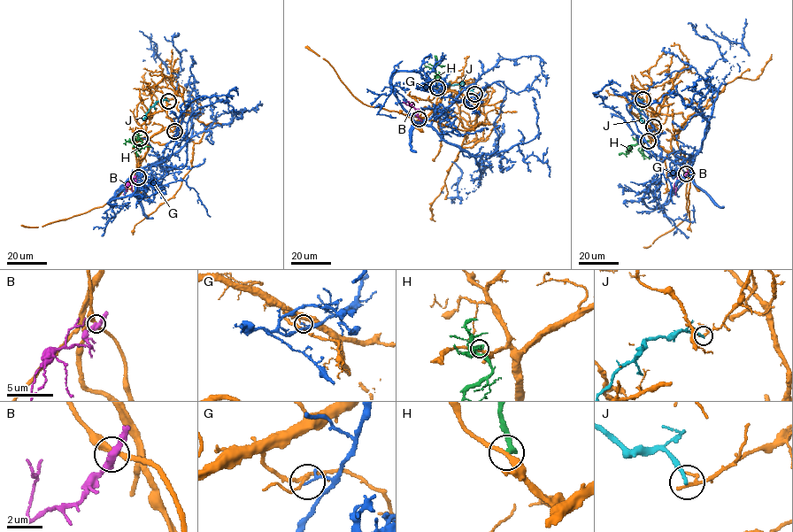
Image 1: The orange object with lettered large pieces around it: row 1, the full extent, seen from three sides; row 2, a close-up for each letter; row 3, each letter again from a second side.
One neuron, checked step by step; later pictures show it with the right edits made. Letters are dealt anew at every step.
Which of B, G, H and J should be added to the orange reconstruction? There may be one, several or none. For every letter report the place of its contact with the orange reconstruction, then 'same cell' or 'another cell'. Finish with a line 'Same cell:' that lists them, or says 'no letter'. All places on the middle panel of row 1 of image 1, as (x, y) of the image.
B: (419, 119) | another cell
G: (471, 101) | another cell
H: (437, 88) | another cell
J: (474, 94) | another cell
Same cell: no letter

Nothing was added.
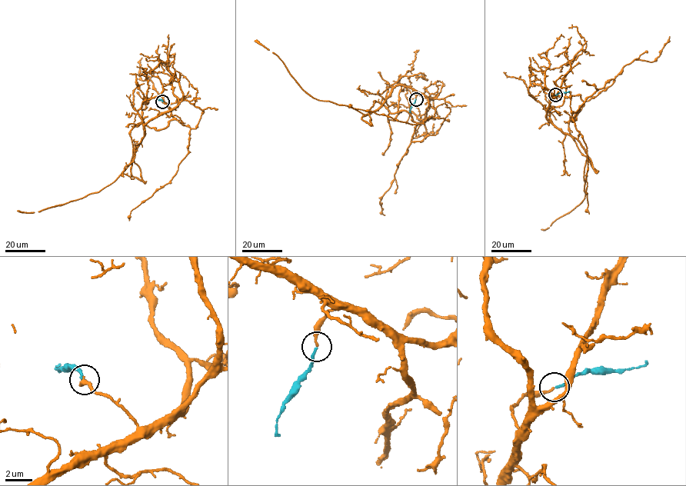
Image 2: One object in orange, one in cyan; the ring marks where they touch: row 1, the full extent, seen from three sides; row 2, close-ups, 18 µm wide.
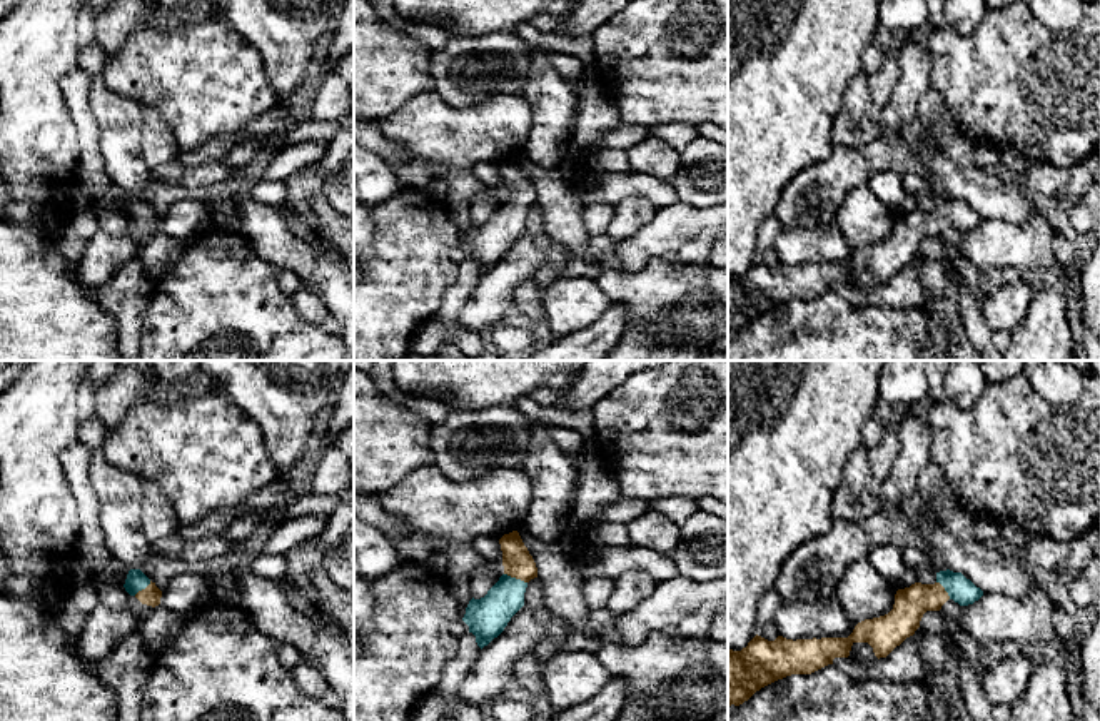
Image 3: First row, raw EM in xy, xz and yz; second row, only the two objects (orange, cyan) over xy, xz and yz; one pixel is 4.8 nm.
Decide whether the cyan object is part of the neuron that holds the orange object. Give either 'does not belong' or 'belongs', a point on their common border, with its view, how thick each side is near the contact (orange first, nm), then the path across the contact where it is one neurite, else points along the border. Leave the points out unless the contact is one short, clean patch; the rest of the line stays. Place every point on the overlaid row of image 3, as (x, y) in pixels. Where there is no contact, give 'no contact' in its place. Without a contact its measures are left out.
belongs; contact xz (516, 578); calibres 150 and 190 nm; way xz (518, 563), (516, 578), (506, 598), (488, 616)

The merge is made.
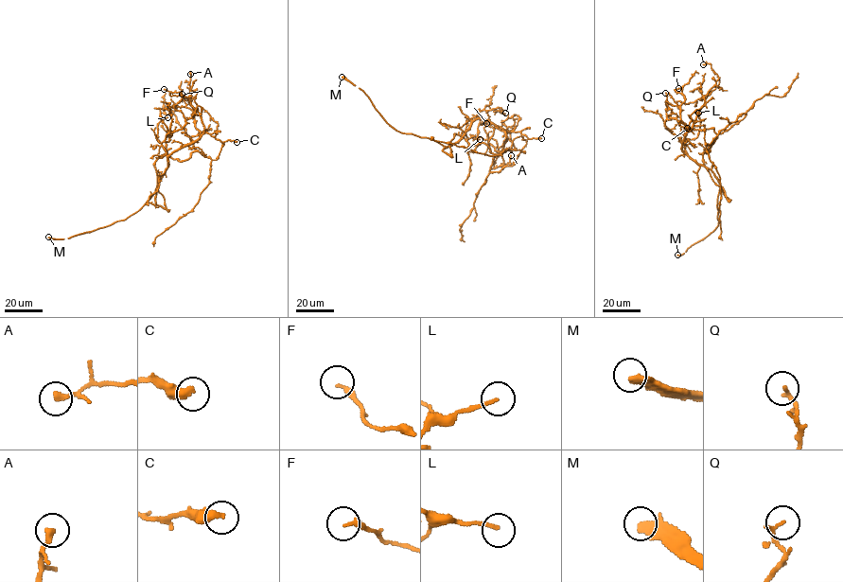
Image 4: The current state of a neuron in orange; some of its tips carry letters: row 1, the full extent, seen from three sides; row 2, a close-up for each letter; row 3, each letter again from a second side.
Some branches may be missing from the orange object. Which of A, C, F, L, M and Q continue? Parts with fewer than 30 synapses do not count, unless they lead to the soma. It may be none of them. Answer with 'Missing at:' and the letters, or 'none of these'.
Missing at: M

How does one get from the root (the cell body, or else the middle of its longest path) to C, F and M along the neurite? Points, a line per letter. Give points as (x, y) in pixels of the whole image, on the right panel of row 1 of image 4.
C: (722, 187), (729, 202), (714, 174), (682, 150), (685, 124), (690, 130), (687, 128)
F: (722, 187), (729, 202), (714, 174), (682, 150), (687, 129), (679, 113), (685, 97), (675, 91), (678, 88)
M: (722, 187), (726, 198), (730, 201), (720, 187), (716, 227), (683, 254), (677, 255)

